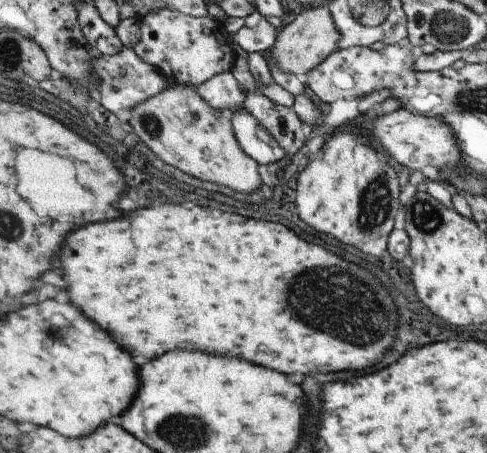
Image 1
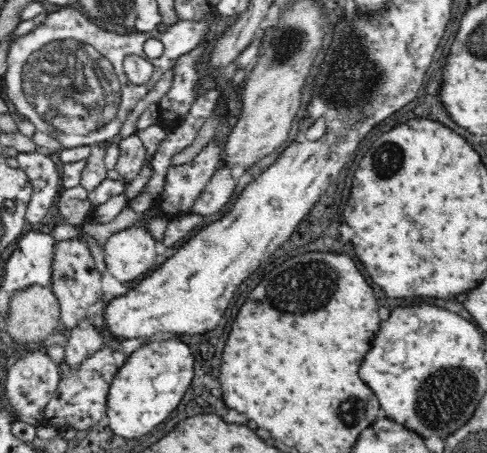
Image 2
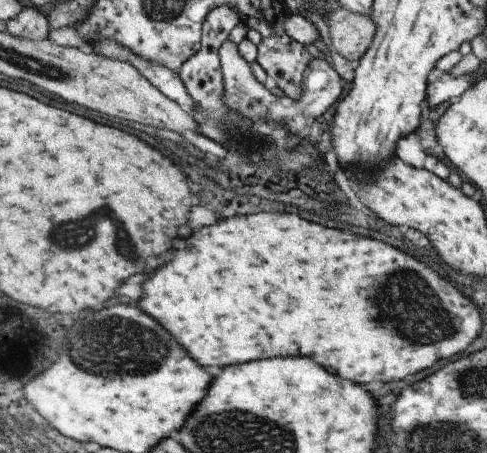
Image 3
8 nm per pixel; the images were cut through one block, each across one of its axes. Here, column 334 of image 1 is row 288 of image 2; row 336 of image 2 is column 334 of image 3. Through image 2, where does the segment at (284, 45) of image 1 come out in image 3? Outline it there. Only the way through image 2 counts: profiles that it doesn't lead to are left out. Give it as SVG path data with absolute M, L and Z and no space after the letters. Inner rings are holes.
M339 6L339 10L329 14L329 20L325 22L329 24L335 52L339 52L349 62L361 60L375 38L375 22L369 14L355 14Z

